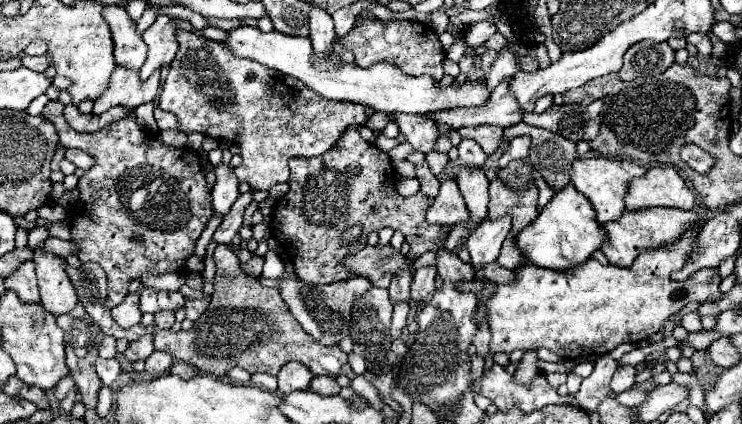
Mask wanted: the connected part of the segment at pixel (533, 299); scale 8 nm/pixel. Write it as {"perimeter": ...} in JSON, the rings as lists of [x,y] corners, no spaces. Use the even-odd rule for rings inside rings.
{"perimeter":[[[699,225],[695,229],[687,229],[679,241],[673,241],[667,247],[643,251],[631,267],[615,267],[615,265],[601,265],[597,259],[587,259],[583,265],[567,271],[557,273],[555,269],[543,269],[531,263],[521,265],[515,275],[517,281],[511,285],[497,285],[493,297],[489,297],[483,305],[477,307],[475,321],[481,323],[481,317],[487,317],[491,327],[491,353],[511,353],[515,349],[539,349],[545,347],[557,353],[561,359],[579,359],[587,355],[605,355],[621,343],[639,343],[649,339],[657,333],[665,319],[673,313],[681,311],[687,303],[715,303],[721,299],[719,283],[721,275],[719,269],[701,269],[693,273],[687,281],[671,281],[671,273],[683,269],[683,261],[687,261],[687,253],[691,253],[691,241],[695,241],[695,233],[699,233]]]}

